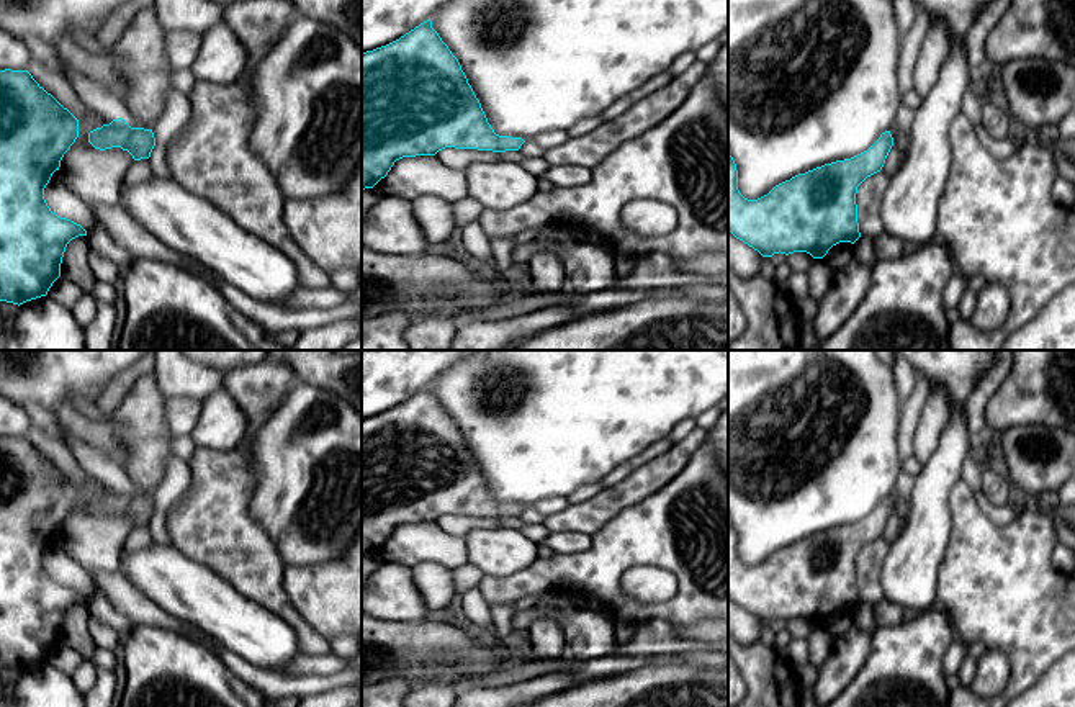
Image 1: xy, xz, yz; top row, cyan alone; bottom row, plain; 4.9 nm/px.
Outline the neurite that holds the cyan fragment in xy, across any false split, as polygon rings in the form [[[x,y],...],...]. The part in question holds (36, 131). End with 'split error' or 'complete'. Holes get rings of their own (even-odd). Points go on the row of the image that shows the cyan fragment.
[[[0,70],[0,301],[23,304],[46,296],[61,277],[67,244],[87,231],[51,211],[44,188],[79,137],[79,119],[28,70]]]; complete

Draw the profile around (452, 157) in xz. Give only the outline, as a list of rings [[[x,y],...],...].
[[[445,147],[439,151],[437,159],[450,169],[466,170],[475,162],[497,162],[501,160],[499,152],[478,151],[478,149],[455,149]]]

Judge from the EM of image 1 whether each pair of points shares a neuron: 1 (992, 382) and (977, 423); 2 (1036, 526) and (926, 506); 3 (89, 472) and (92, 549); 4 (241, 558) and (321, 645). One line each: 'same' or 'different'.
1: same
2: different
3: same
4: same

